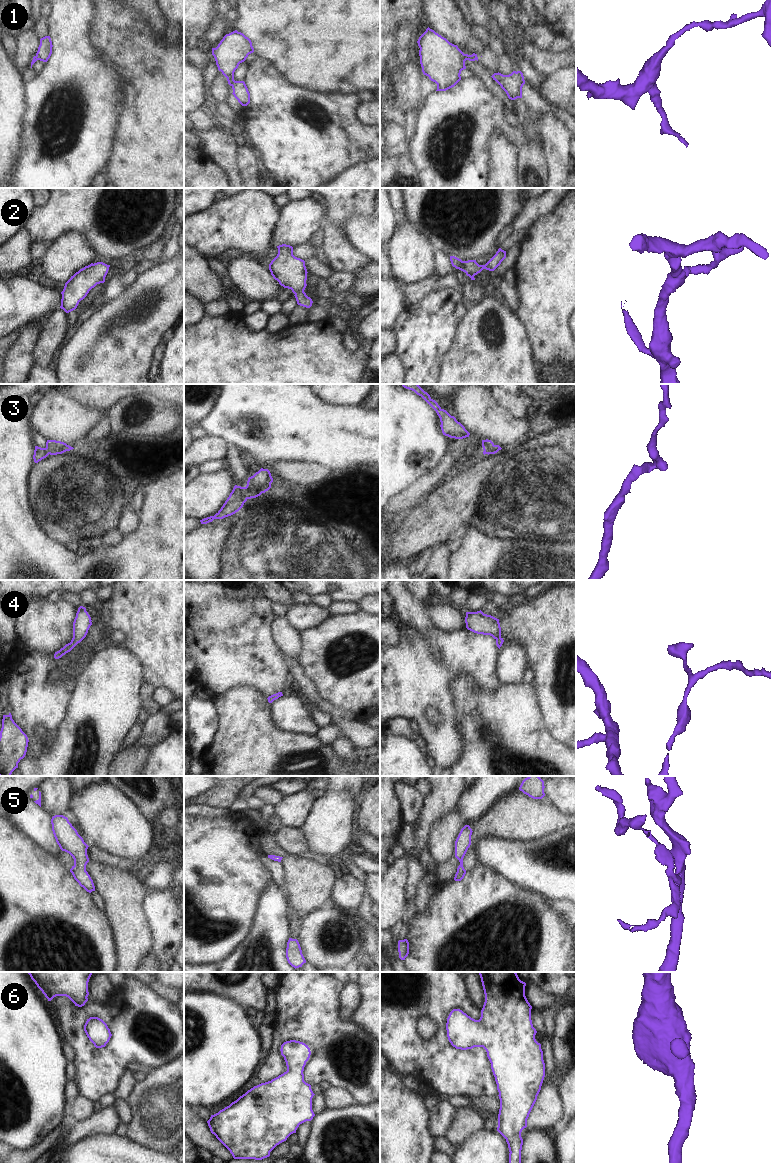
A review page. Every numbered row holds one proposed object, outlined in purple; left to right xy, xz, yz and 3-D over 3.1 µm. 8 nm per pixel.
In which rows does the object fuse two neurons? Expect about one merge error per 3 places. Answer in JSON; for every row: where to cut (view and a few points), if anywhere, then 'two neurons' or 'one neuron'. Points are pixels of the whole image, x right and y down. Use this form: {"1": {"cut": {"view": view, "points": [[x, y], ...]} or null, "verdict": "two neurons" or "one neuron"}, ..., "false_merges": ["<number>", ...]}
{"1": {"cut": {"view": "xz", "points": [[235, 81], [231, 85]]}, "verdict": "two neurons"}, "2": {"cut": null, "verdict": "one neuron"}, "3": {"cut": null, "verdict": "one neuron"}, "4": {"cut": null, "verdict": "one neuron"}, "5": {"cut": null, "verdict": "one neuron"}, "6": {"cut": null, "verdict": "one neuron"}, "false_merges": ["1"]}

